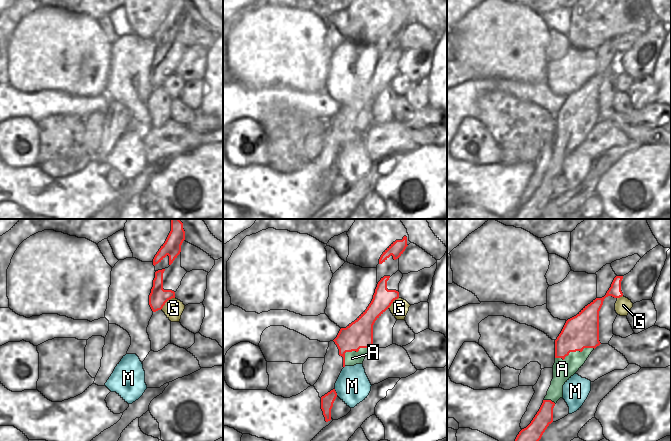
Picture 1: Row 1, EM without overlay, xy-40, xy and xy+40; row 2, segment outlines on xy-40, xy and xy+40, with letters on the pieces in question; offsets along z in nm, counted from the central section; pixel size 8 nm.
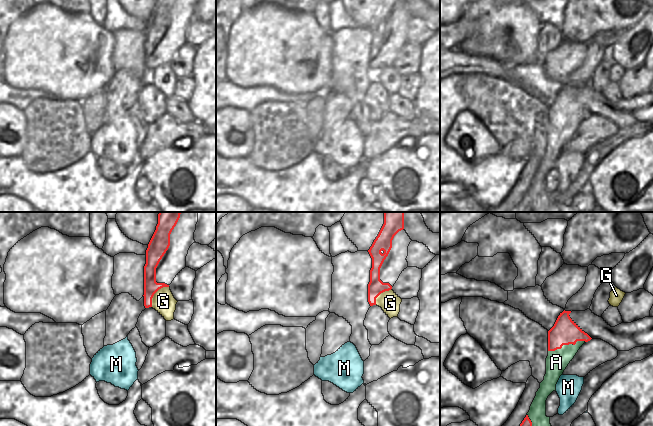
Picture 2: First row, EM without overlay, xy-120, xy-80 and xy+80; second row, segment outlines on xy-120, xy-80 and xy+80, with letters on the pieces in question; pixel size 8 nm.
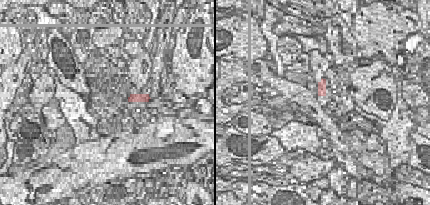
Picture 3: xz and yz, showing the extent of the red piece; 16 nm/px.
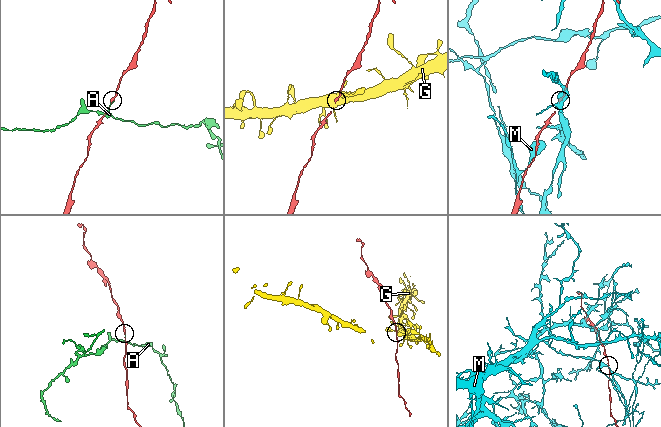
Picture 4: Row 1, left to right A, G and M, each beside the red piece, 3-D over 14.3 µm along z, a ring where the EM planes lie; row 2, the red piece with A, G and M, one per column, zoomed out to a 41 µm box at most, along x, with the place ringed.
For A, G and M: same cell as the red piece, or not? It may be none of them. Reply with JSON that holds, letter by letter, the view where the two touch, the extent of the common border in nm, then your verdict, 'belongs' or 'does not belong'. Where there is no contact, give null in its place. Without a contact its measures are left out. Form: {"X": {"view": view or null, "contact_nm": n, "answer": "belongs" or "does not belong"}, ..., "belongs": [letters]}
{"A": {"view": "xy+40", "contact_nm": 340, "answer": "does not belong"}, "G": {"view": "xy-40", "contact_nm": 160, "answer": "does not belong"}, "M": {"view": "xy", "contact_nm": 70, "answer": "does not belong"}, "belongs": []}

